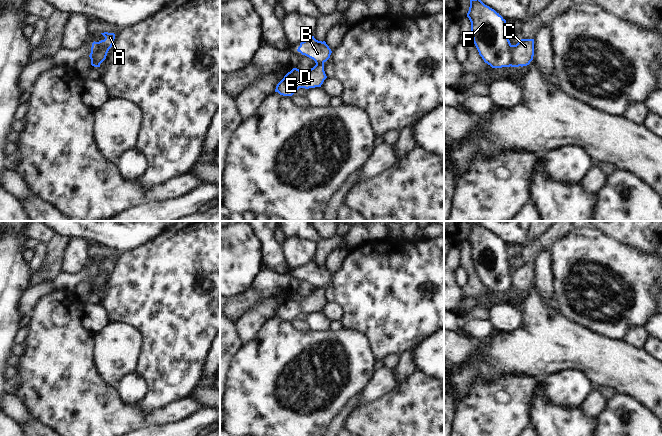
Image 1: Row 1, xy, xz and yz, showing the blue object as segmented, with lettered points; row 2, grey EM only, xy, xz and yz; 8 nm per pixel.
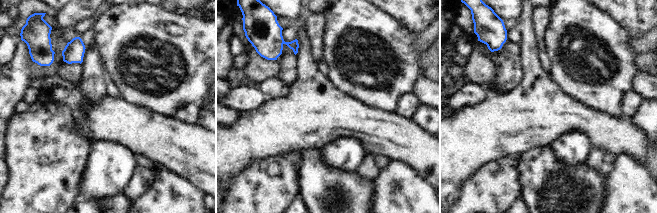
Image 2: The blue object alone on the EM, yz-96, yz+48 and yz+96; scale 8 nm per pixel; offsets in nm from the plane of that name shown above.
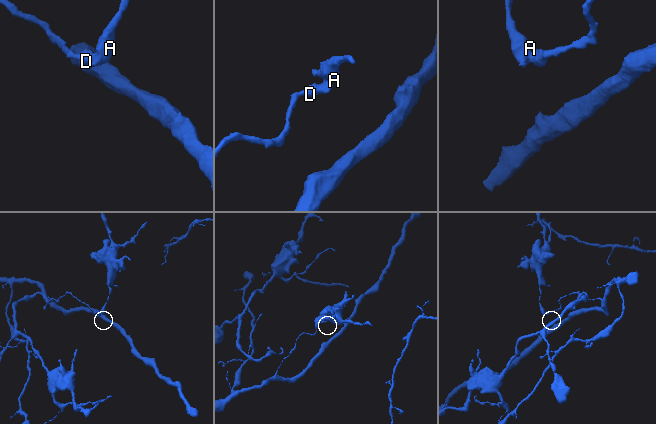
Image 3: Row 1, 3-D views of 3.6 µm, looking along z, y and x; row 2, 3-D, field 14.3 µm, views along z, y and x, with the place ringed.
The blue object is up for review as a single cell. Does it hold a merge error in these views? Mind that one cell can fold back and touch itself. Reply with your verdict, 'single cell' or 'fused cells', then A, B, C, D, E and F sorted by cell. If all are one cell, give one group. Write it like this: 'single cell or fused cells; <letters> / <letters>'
fused cells; A B F / C D E

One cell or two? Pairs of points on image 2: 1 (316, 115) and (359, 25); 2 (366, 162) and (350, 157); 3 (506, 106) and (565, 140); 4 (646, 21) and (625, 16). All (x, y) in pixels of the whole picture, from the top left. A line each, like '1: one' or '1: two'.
1: two
2: two
3: two
4: one

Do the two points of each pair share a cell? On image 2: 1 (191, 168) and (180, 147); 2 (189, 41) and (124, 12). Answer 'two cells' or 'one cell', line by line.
1: one cell
2: one cell

